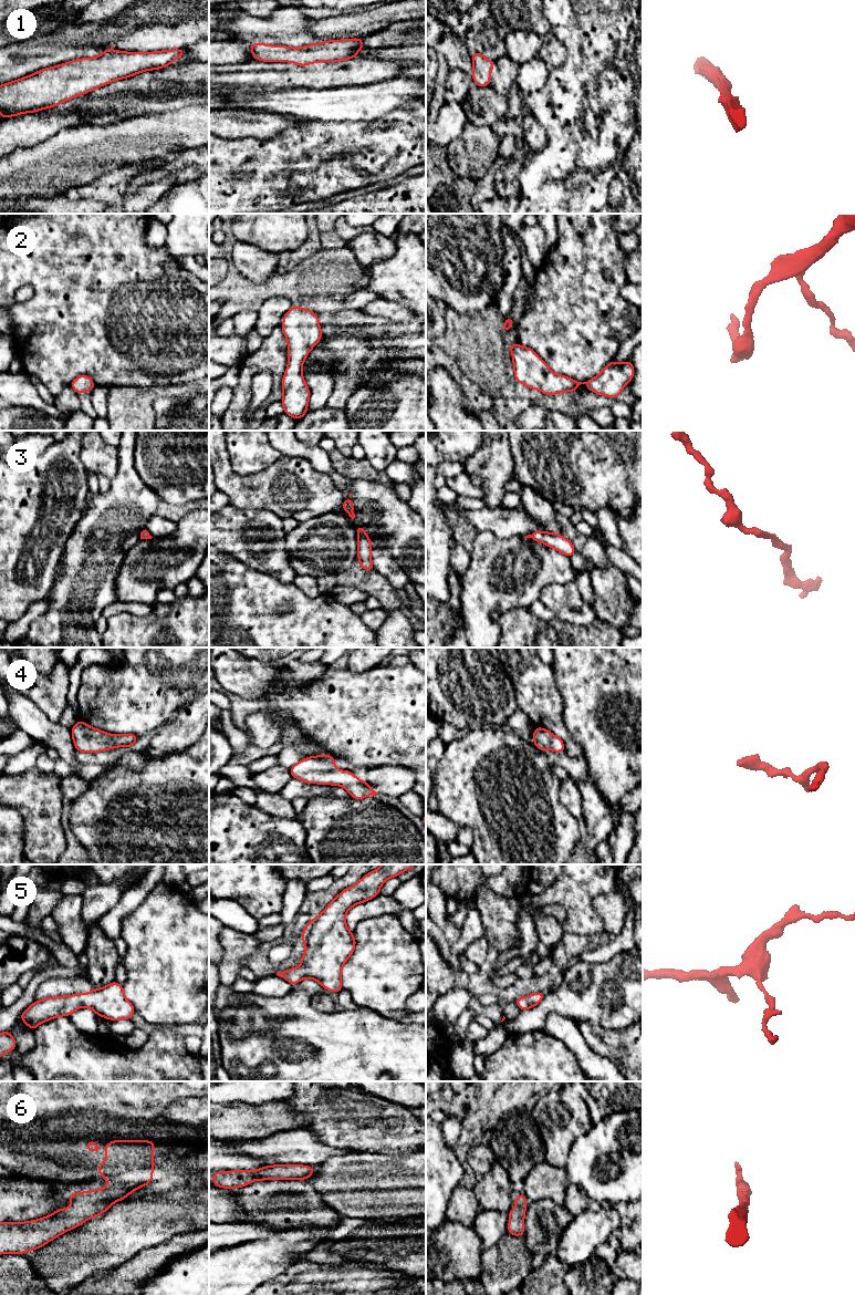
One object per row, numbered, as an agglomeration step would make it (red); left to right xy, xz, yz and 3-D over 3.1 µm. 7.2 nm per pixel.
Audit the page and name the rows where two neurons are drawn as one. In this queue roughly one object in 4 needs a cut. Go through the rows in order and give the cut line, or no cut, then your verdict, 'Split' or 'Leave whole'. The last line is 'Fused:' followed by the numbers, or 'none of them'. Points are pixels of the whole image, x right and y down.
1: No split. Leave whole
2: No split. Leave whole
3: No split. Leave whole
4: No split. Leave whole
5: No split. Leave whole
6: No split. Leave whole
Fused: none of them

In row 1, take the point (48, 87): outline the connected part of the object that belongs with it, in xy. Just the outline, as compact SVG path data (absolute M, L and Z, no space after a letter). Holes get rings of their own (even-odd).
M106 49L96 58L73 60L0 85L2 120L51 108L113 81L159 70L185 55L183 49L123 52Z

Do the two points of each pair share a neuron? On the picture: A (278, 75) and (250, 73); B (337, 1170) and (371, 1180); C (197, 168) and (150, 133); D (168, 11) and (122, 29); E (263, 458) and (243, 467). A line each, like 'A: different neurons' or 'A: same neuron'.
A: same neuron
B: same neuron
C: different neurons
D: same neuron
E: same neuron

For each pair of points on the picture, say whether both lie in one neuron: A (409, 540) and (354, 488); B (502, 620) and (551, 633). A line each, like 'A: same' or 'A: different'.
A: same
B: same

